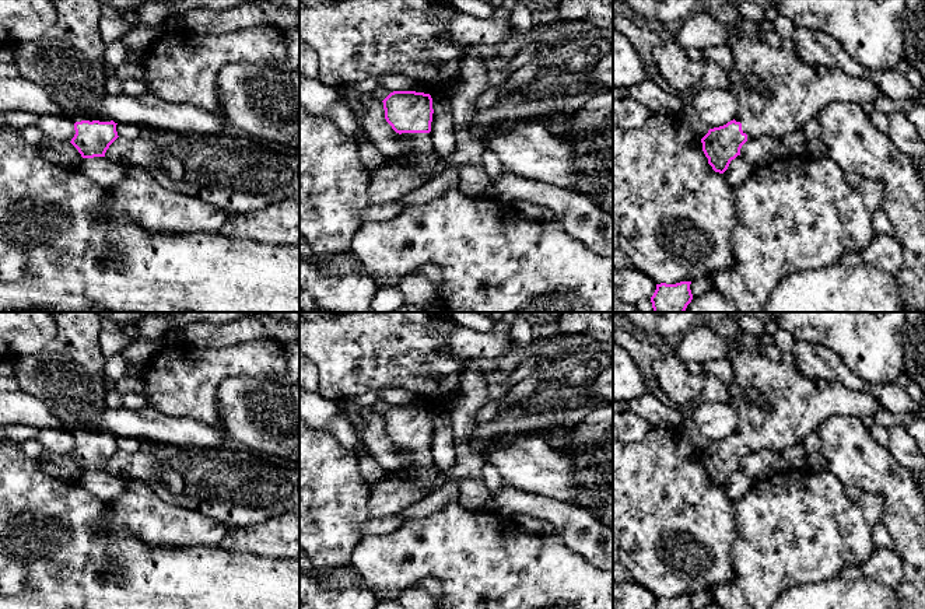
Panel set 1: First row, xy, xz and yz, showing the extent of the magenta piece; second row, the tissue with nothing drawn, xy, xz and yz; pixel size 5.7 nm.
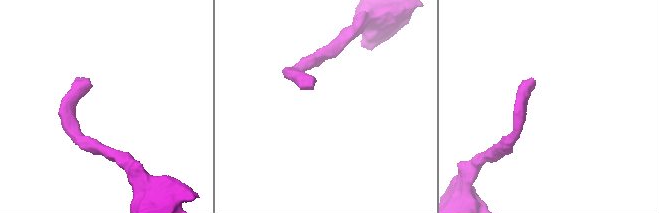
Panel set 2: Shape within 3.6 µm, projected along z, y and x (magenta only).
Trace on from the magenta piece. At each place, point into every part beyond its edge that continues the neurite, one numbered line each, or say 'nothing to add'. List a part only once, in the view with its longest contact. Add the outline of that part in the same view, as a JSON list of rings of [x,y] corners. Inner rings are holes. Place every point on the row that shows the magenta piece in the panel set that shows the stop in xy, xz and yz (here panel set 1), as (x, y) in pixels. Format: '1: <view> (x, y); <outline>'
1: xy (67, 62); [[[52,0],[57,21],[41,38],[14,46],[20,76],[35,83],[76,123],[111,122],[98,109],[106,94],[98,0]]]

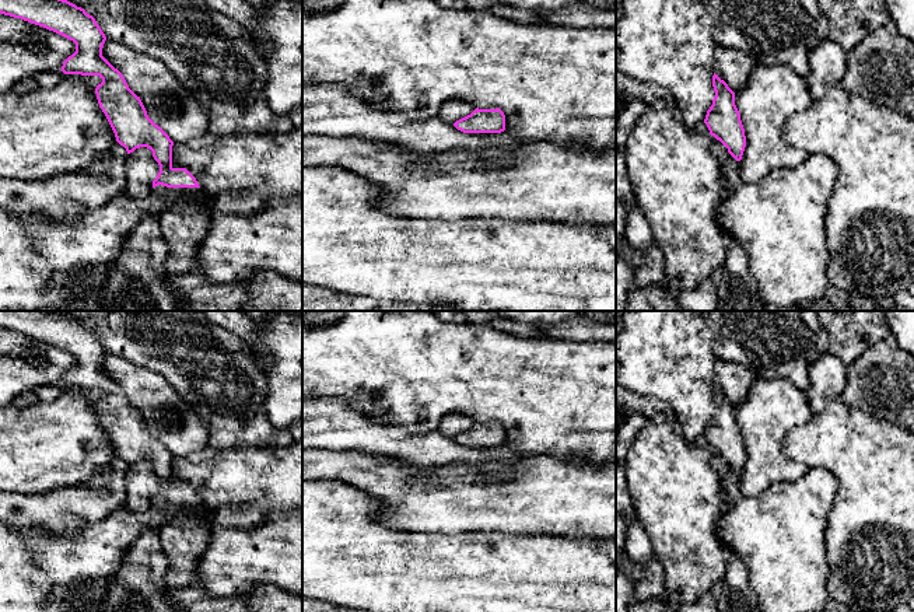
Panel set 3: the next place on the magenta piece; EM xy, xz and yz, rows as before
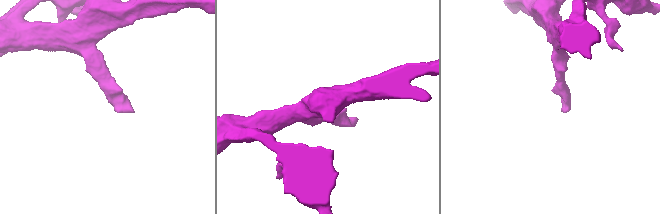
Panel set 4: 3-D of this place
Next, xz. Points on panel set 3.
nothing to add

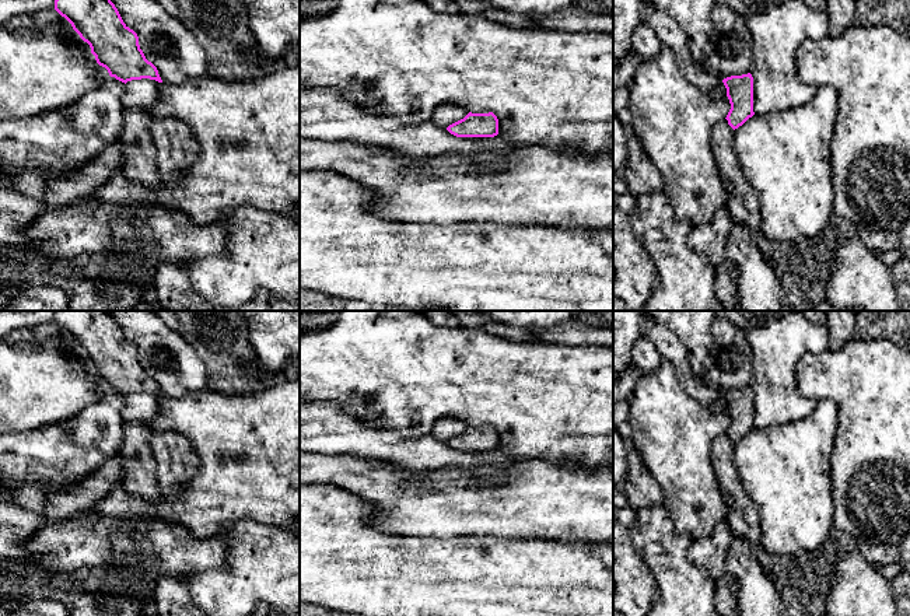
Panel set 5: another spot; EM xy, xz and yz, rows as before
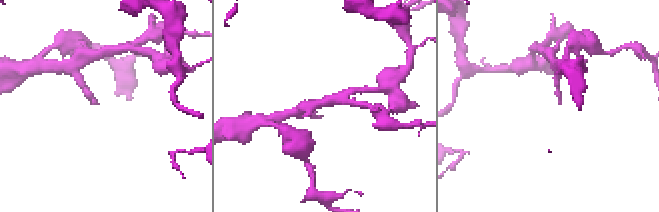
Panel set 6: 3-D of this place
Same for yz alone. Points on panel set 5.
1: yz (742, 203); [[[727,119],[720,120],[711,132],[713,154],[724,183],[729,188],[727,209],[734,221],[745,225],[760,253],[771,262],[773,242],[760,230],[760,207],[757,197],[746,181],[739,160],[734,153],[734,129]]]

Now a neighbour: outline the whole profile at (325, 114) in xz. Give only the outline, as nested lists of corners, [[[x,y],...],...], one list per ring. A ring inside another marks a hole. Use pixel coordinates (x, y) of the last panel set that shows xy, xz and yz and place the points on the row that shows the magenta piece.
[[[300,87],[300,140],[350,141],[389,148],[410,165],[440,155],[476,160],[482,154],[508,162],[511,143],[494,137],[456,137],[431,120],[402,125],[392,115],[377,115],[332,87]]]

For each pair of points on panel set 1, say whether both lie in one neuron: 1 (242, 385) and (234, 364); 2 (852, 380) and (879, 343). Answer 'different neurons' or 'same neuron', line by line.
1: different neurons
2: different neurons

